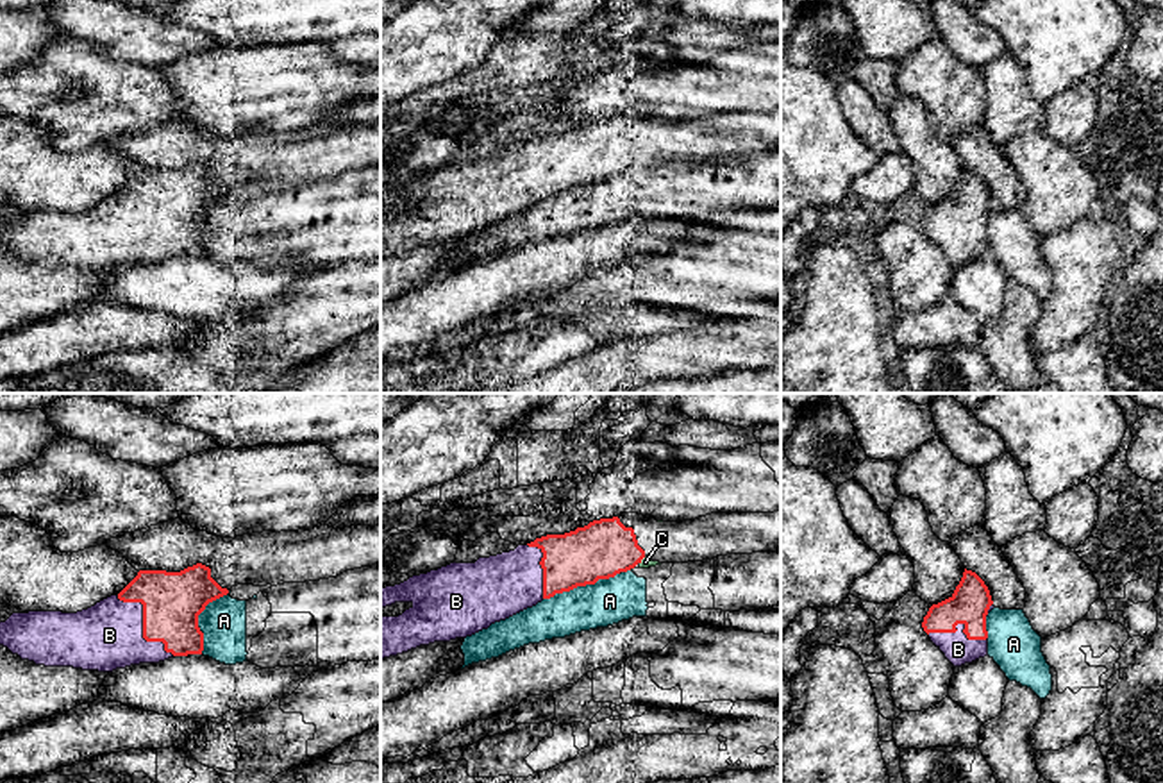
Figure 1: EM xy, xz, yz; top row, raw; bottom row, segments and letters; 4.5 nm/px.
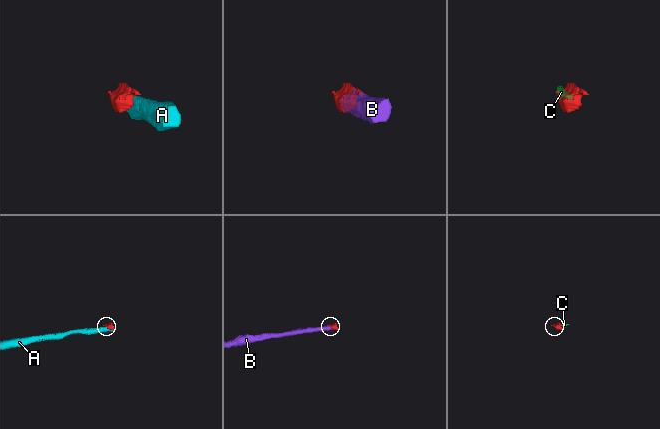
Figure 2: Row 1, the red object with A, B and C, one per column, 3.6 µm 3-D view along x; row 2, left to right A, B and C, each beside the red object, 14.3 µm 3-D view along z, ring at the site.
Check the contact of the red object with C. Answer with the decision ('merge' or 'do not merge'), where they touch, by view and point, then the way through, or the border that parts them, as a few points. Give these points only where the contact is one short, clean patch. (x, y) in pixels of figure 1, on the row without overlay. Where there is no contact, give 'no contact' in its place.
merge | xz (642, 158)

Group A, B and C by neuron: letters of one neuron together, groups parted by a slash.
A / B C

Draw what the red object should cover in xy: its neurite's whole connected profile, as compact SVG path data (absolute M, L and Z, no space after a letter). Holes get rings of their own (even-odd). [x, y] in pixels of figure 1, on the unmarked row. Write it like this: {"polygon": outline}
{"polygon": "M197 163L180 172L139 170L118 193L77 211L13 213L0 222L0 245L21 259L45 266L73 266L113 272L139 263L159 263L173 256L202 254L204 232L198 215L229 189L213 177L211 168Z"}

